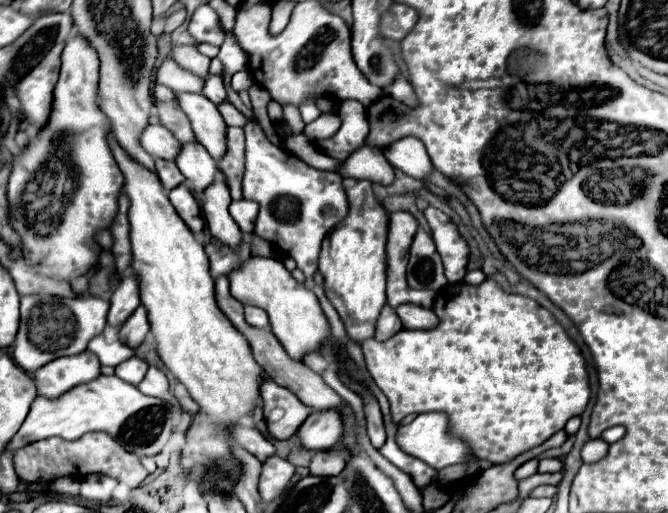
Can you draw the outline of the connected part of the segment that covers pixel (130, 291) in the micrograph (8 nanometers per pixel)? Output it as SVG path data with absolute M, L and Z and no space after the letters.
M128 274L118 282L110 296L110 304L112 306L108 312L108 324L110 326L124 324L126 318L134 312L134 308L140 306L140 284L136 284L136 276Z

